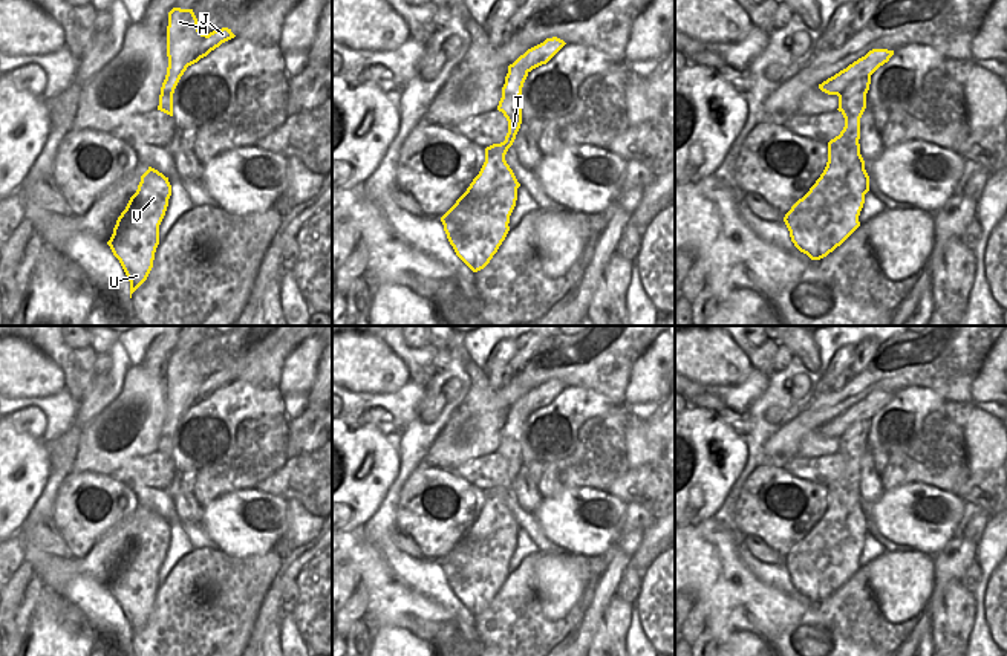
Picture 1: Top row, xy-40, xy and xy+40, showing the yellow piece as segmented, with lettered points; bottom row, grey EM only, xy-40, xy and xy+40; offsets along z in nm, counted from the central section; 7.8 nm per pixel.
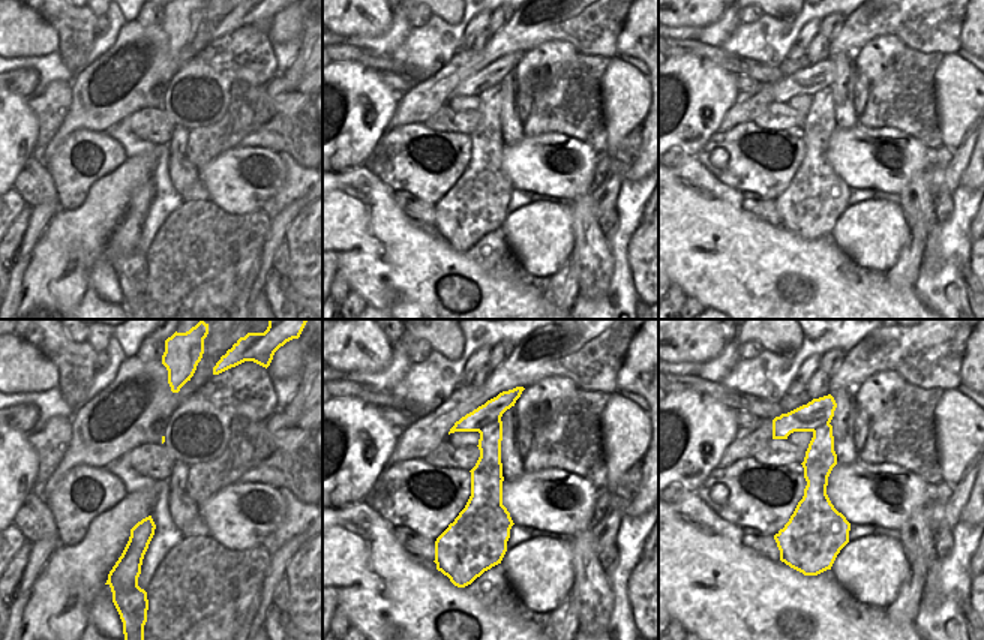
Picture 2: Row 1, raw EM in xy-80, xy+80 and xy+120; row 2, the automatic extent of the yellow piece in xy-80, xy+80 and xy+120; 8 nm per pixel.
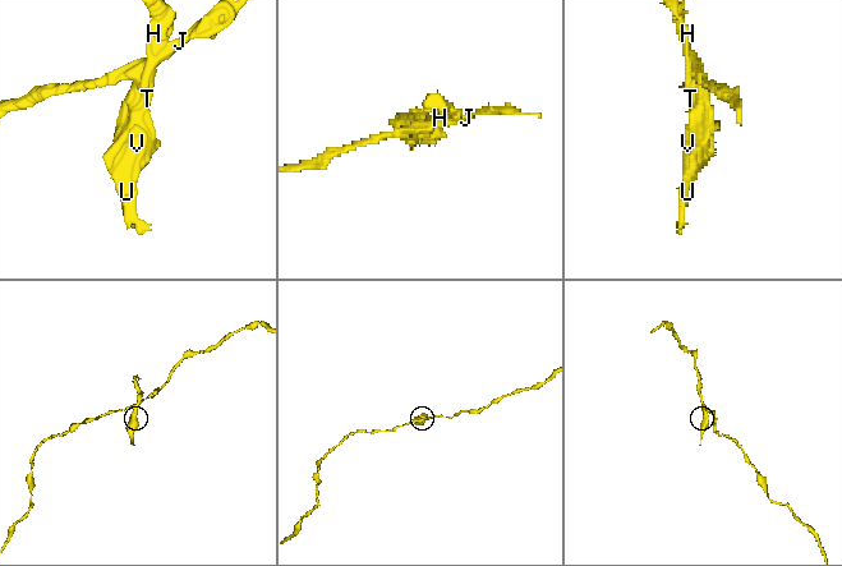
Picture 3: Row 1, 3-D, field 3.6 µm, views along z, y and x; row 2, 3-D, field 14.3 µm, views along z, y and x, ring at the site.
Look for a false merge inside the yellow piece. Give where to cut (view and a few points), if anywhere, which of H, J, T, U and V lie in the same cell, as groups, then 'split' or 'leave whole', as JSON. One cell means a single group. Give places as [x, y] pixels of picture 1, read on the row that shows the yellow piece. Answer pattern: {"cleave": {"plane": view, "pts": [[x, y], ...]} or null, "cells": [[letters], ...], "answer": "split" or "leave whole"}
{"cleave": {"plane": "xy-40", "pts": [[207, 35], [189, 57], [184, 69]]}, "cells": [["H", "T", "U", "V"], ["J"]], "answer": "split"}

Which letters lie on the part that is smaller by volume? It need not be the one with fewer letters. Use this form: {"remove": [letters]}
{"remove": ["H", "T", "U", "V"]}

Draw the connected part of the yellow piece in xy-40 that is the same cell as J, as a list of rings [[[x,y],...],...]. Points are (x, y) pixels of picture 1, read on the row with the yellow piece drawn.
[[[228,28],[210,32],[199,44],[197,50],[188,57],[185,61],[185,70],[188,66],[197,63],[200,58],[207,57],[211,50],[219,47],[222,43],[234,38],[236,35]]]

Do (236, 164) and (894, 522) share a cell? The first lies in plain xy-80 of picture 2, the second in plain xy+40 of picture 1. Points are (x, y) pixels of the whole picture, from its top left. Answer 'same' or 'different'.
same

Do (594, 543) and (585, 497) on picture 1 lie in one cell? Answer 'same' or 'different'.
same

